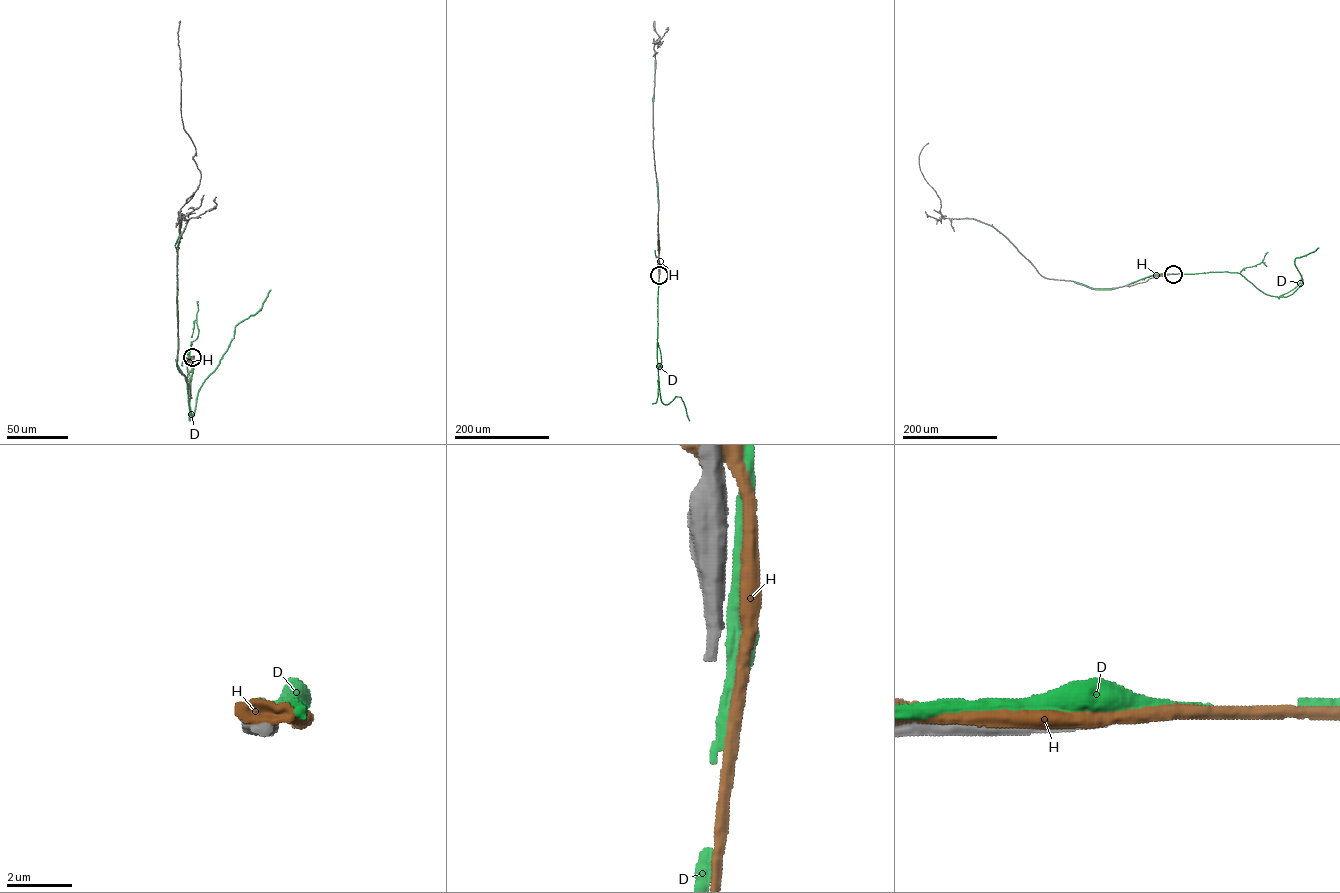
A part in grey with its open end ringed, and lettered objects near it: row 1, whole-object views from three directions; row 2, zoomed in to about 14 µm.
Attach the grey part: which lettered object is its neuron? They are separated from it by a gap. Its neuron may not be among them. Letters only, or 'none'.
none

